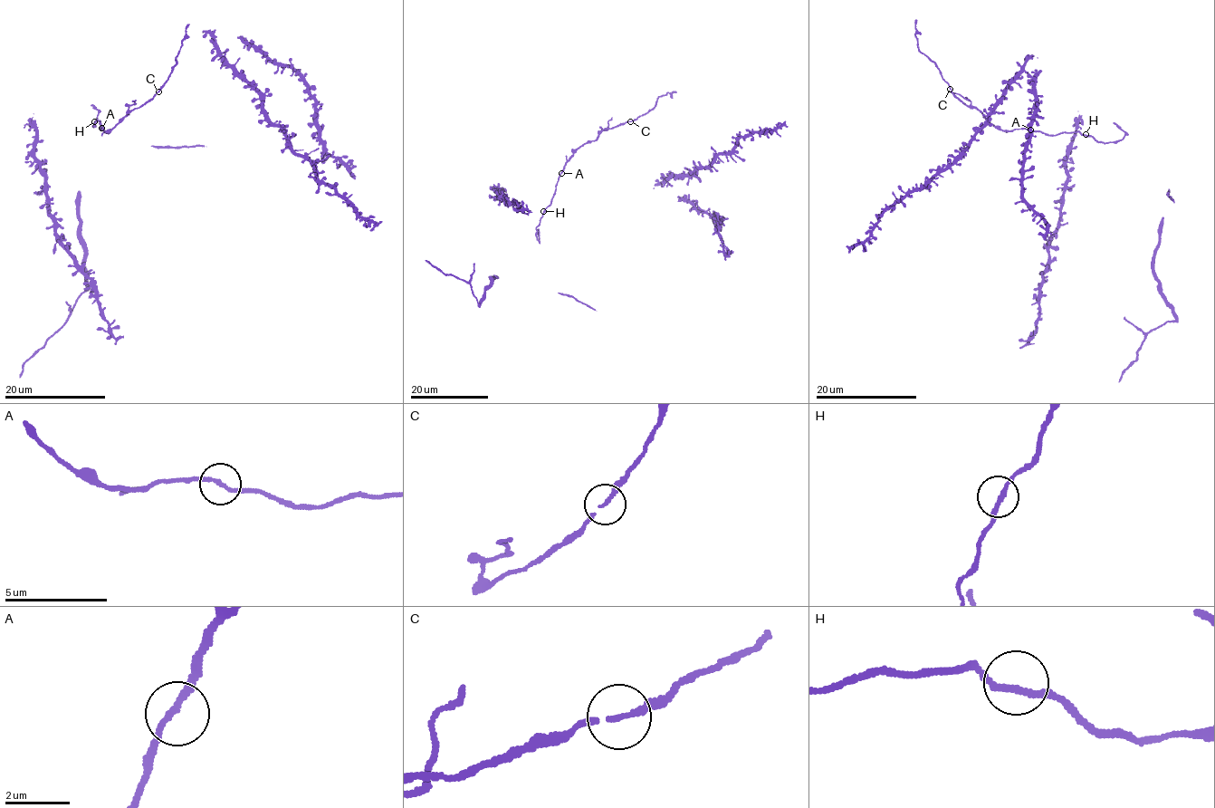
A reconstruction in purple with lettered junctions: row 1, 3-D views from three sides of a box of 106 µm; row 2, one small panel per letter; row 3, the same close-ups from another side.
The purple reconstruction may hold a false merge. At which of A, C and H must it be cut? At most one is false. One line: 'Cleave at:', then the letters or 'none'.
Cleave at: none

